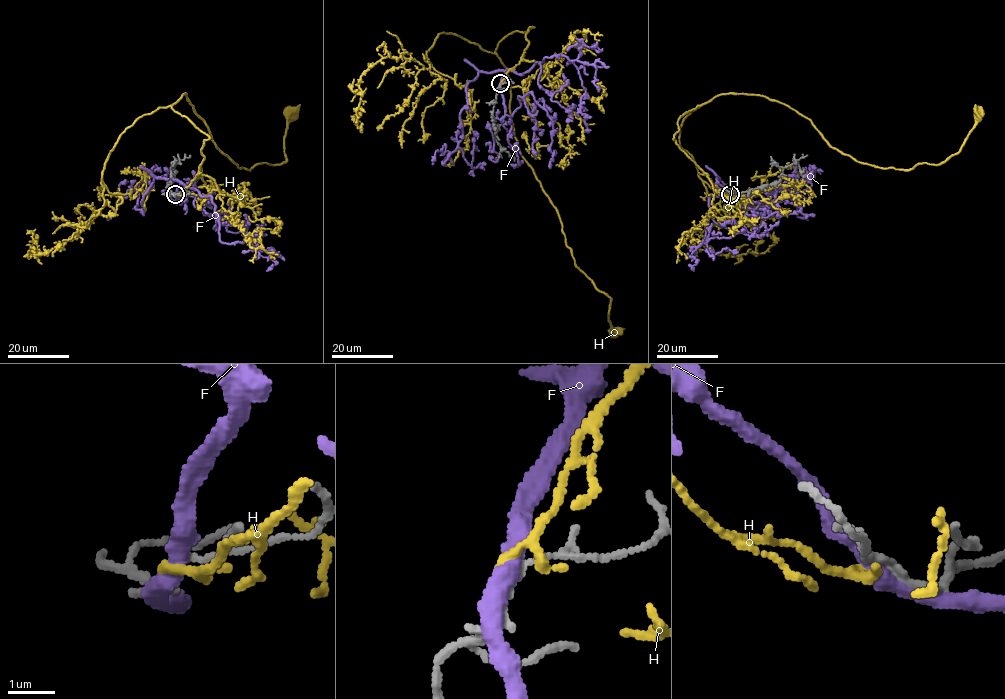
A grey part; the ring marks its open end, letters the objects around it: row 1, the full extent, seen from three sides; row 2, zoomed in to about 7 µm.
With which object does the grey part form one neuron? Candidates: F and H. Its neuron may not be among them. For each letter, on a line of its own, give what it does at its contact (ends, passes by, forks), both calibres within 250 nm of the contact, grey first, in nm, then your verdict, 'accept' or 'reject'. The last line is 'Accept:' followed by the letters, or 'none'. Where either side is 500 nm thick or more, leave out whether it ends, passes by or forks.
F: it passes by; 150 nm thick on the grey side, 400 nm on the other; reject
H: it passes by; 160 nm thick on the grey side, 120 nm on the other; accept
Accept: H

